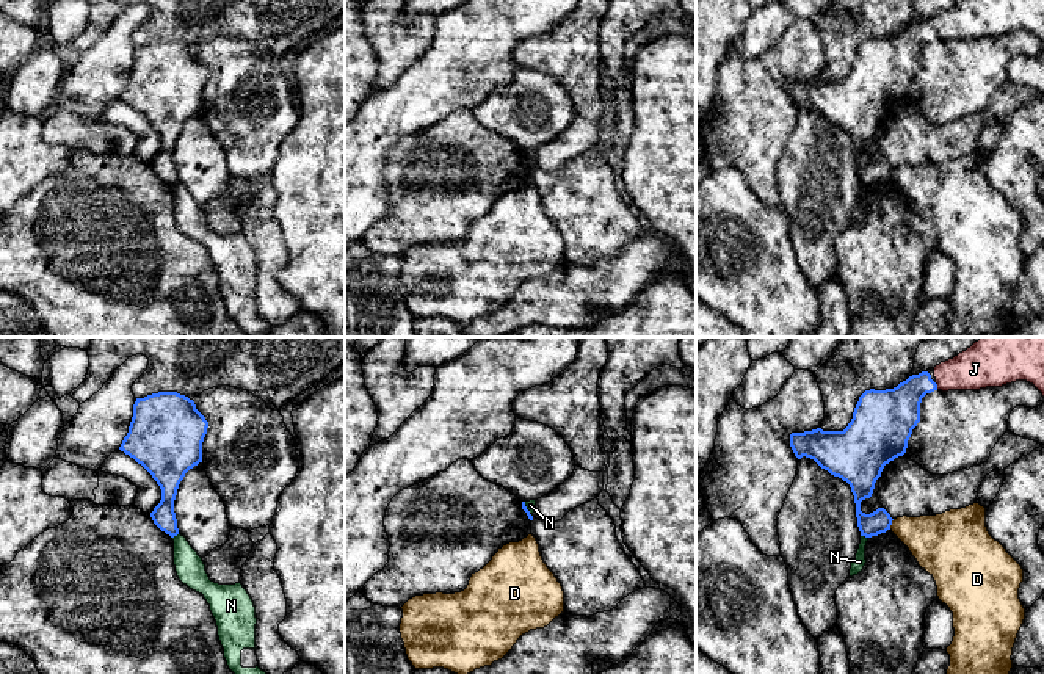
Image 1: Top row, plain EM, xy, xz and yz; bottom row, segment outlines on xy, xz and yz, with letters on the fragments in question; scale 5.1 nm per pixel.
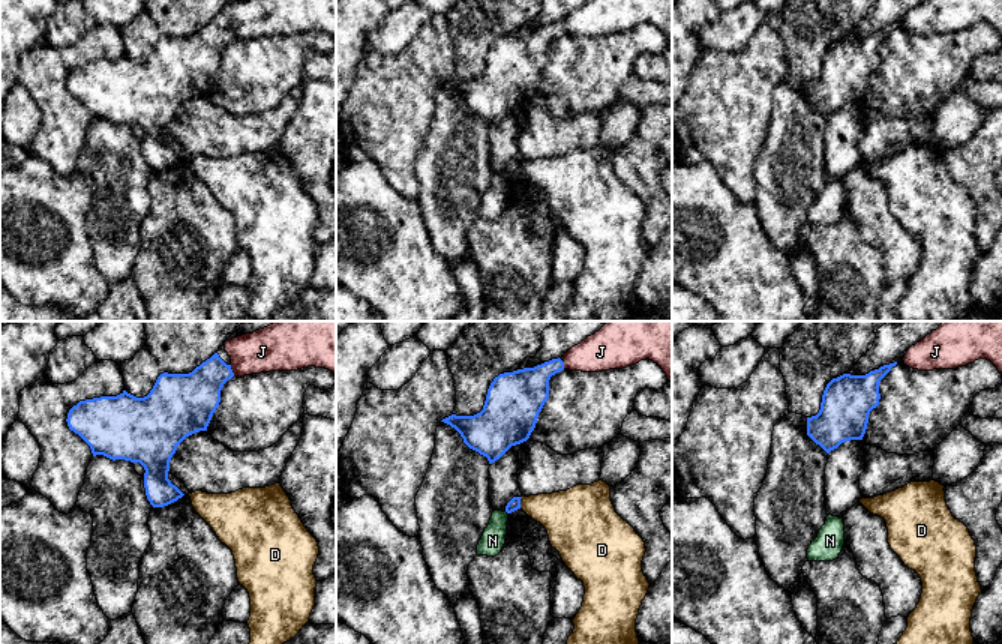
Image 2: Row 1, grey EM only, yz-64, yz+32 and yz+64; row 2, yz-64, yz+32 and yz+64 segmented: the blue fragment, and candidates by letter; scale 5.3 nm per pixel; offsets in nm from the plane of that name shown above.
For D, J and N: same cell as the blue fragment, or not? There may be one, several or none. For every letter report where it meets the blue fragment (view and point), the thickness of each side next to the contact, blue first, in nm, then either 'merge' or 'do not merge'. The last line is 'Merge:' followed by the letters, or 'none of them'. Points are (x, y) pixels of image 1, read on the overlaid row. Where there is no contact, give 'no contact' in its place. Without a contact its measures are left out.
D: yz (891, 524) | 120/280 nm | do not merge
J: yz (936, 386) | 240/220 nm | merge
N: yz (864, 535) | 120/70 nm | do not merge
Merge: J

